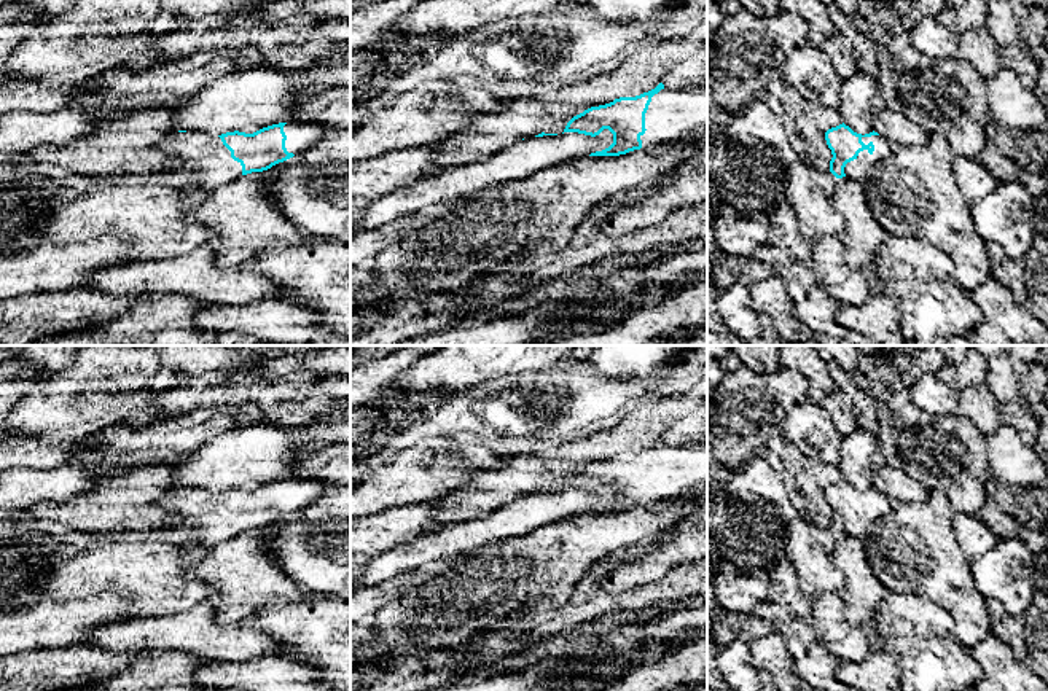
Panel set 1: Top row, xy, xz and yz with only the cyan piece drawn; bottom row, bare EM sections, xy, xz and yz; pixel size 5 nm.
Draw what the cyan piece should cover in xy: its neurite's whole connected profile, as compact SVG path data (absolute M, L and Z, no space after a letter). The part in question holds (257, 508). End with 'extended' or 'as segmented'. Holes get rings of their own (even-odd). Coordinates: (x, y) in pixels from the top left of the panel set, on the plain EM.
M295 476L263 484L253 490L234 487L217 494L204 489L178 487L172 494L161 497L161 506L182 517L178 525L197 532L196 543L186 548L199 546L210 549L240 532L268 527L306 508L317 500L327 487L330 487L327 482L299 479Z; extended

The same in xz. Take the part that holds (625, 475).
M659 439L655 446L640 452L620 454L610 460L585 467L567 479L564 489L596 494L604 486L608 486L613 490L613 500L589 513L620 513L634 506L647 506L661 500L675 498L704 484L707 484L707 441L666 446L664 441Z; extended

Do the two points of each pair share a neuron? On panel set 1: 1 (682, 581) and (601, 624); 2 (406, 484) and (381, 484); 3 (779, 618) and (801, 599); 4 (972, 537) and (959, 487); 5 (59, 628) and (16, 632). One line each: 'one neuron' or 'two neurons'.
1: two neurons
2: two neurons
3: two neurons
4: two neurons
5: one neuron

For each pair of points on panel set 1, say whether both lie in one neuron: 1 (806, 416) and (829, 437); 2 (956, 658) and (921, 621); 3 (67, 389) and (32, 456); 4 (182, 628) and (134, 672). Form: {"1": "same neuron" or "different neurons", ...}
{"1": "same neuron", "2": "same neuron", "3": "different neurons", "4": "different neurons"}

